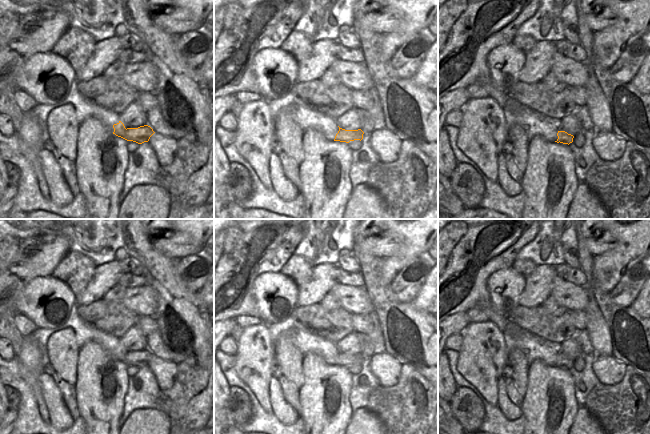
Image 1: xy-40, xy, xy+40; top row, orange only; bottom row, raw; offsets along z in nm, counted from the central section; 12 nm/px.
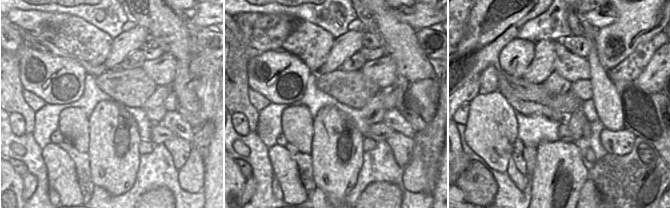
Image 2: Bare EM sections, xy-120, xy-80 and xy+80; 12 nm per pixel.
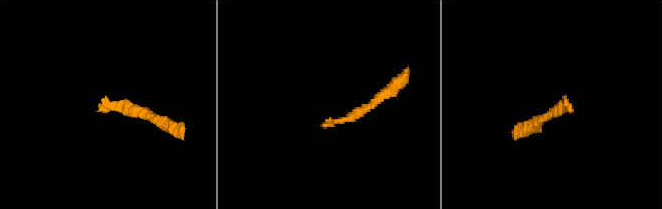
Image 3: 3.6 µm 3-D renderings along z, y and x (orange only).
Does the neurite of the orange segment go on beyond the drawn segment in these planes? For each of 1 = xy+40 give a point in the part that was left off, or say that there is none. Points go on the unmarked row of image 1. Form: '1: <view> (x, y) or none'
1: none

